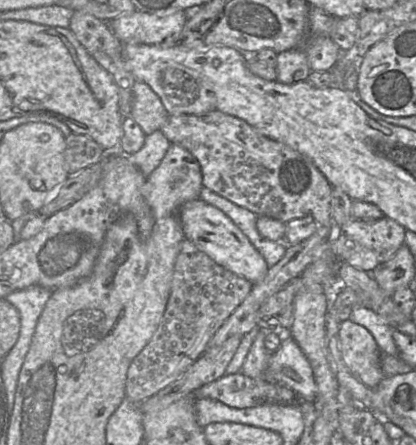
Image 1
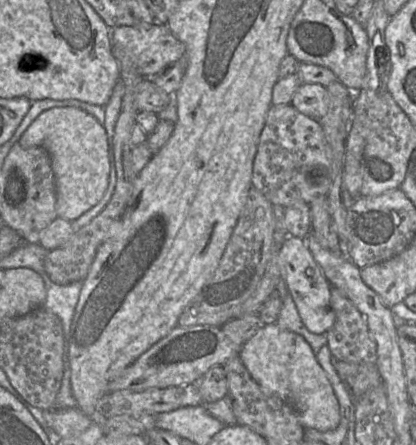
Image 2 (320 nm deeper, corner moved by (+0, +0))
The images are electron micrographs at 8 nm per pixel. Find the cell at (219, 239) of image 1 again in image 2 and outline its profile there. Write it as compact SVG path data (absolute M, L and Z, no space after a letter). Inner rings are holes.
M288 236L279 250L279 267L285 279L288 293L293 298L305 327L314 334L325 334L335 322L331 307L331 285L314 260L303 238Z

